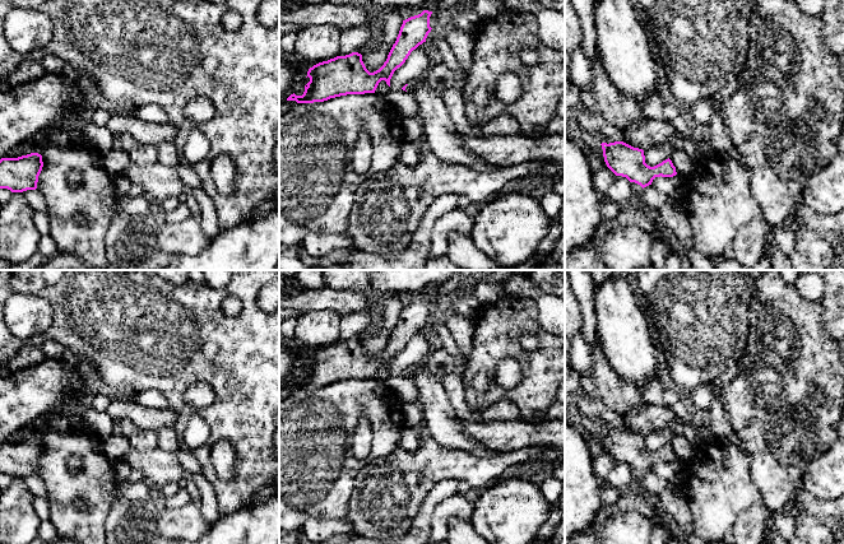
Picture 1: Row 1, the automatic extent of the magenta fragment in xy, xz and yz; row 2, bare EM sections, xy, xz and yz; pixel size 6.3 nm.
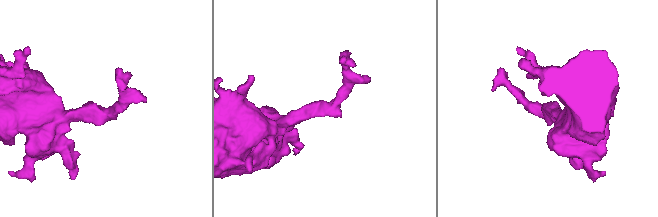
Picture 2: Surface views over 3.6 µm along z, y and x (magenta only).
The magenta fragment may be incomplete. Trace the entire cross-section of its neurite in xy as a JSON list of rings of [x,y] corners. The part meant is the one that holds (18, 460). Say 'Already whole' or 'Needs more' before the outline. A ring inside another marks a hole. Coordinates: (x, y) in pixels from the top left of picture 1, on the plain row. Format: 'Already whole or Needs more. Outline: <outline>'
Already whole. Outline: [[[38,438],[18,443],[1,443],[0,474],[8,474],[11,478],[36,475],[42,452],[42,441]]]

